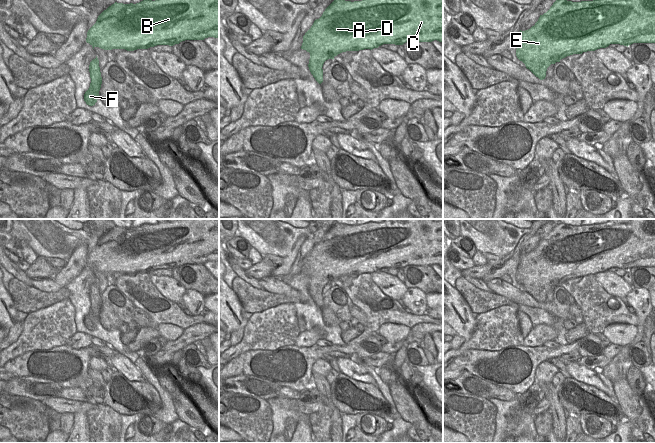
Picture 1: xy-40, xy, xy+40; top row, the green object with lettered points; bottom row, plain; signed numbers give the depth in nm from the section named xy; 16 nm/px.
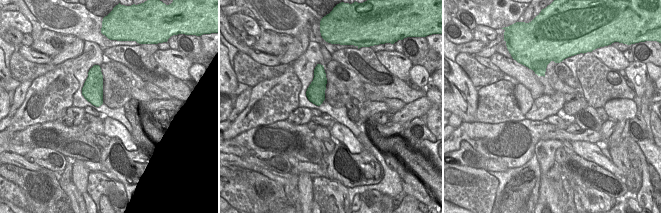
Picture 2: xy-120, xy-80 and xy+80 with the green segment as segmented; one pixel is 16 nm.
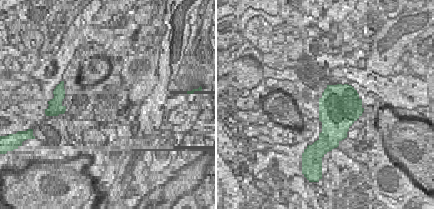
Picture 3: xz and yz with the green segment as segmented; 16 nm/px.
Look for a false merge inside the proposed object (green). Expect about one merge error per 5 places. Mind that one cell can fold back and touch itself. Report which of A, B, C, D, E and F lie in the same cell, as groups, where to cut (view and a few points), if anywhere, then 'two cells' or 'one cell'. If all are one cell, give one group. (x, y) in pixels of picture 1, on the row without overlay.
groups A B C D E F; cut none; one cell

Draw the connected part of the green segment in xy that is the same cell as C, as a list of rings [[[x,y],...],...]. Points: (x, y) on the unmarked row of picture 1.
[[[389,219],[388,221],[382,223],[366,223],[362,225],[345,225],[335,223],[323,236],[322,240],[319,243],[316,243],[311,250],[311,252],[305,257],[303,260],[303,267],[301,273],[306,274],[310,277],[309,283],[309,294],[315,304],[321,308],[323,306],[323,288],[328,283],[333,283],[338,278],[346,275],[359,275],[364,273],[374,273],[378,272],[383,268],[395,268],[395,269],[403,269],[406,266],[414,265],[414,266],[432,266],[437,264],[439,266],[443,266],[443,219]]]

